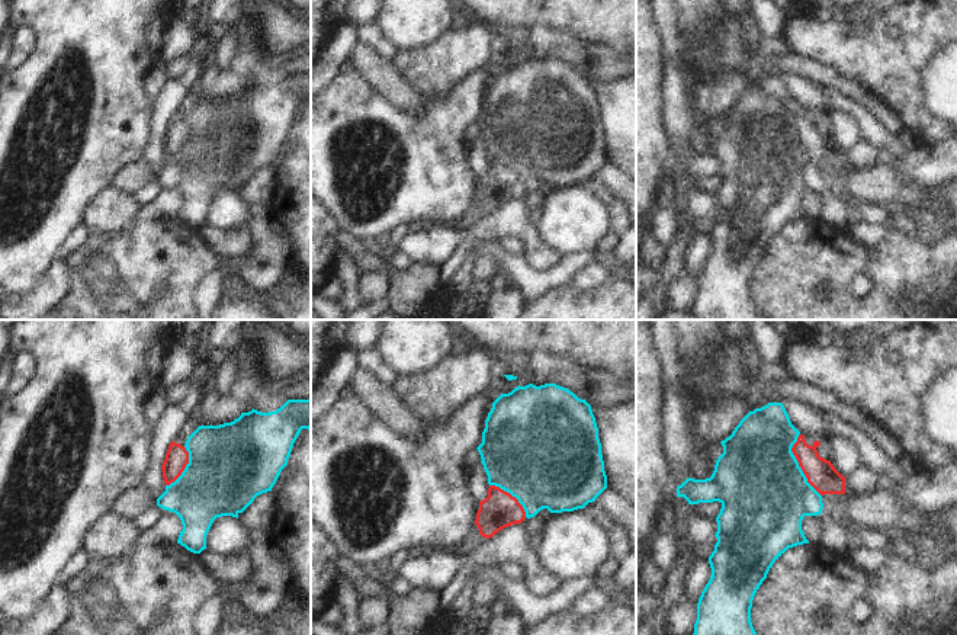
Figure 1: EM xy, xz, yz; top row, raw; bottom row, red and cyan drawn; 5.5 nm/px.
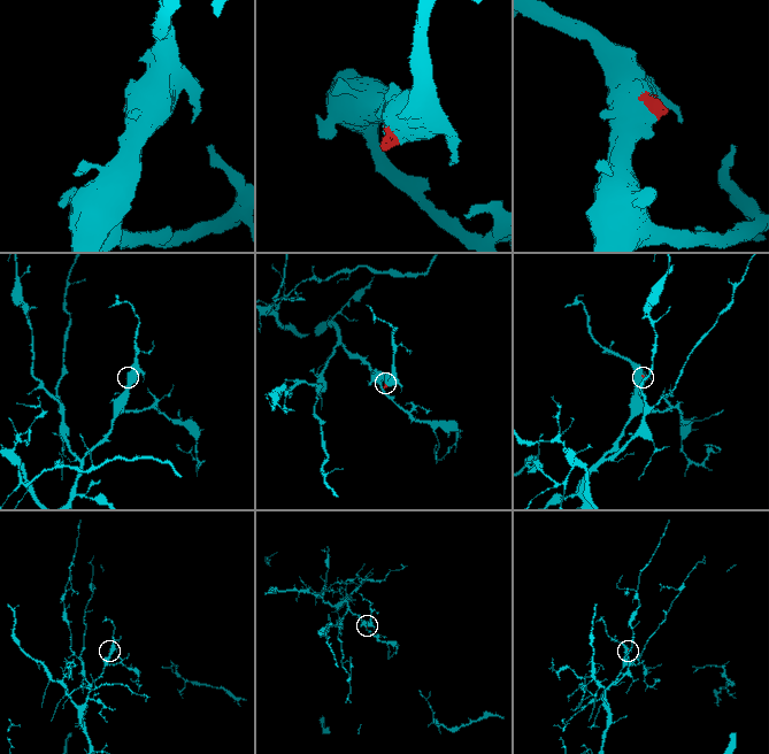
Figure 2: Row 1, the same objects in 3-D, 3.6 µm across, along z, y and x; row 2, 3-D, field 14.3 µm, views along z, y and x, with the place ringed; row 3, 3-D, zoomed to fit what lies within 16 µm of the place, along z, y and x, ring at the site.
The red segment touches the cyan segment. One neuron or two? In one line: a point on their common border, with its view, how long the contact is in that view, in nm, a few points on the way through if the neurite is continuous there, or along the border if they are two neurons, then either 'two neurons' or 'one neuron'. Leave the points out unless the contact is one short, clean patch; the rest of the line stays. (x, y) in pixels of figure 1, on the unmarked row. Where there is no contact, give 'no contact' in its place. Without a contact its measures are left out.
yz (799, 140) | 380 nm | one neuron

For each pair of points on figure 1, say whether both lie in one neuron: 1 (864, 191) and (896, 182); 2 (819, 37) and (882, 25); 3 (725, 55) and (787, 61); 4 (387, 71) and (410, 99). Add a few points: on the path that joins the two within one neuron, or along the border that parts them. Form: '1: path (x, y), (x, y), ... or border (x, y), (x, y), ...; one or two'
1: path (872, 185), (889, 185); one
2: path (835, 39), (866, 39); one
3: path (741, 58), (755, 69), (771, 69); one
4: path (389, 79), (402, 92); one

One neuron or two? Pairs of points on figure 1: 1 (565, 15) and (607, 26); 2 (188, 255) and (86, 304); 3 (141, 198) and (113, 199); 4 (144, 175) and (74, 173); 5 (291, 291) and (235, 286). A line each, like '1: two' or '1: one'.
1: one
2: one
3: two
4: two
5: one

